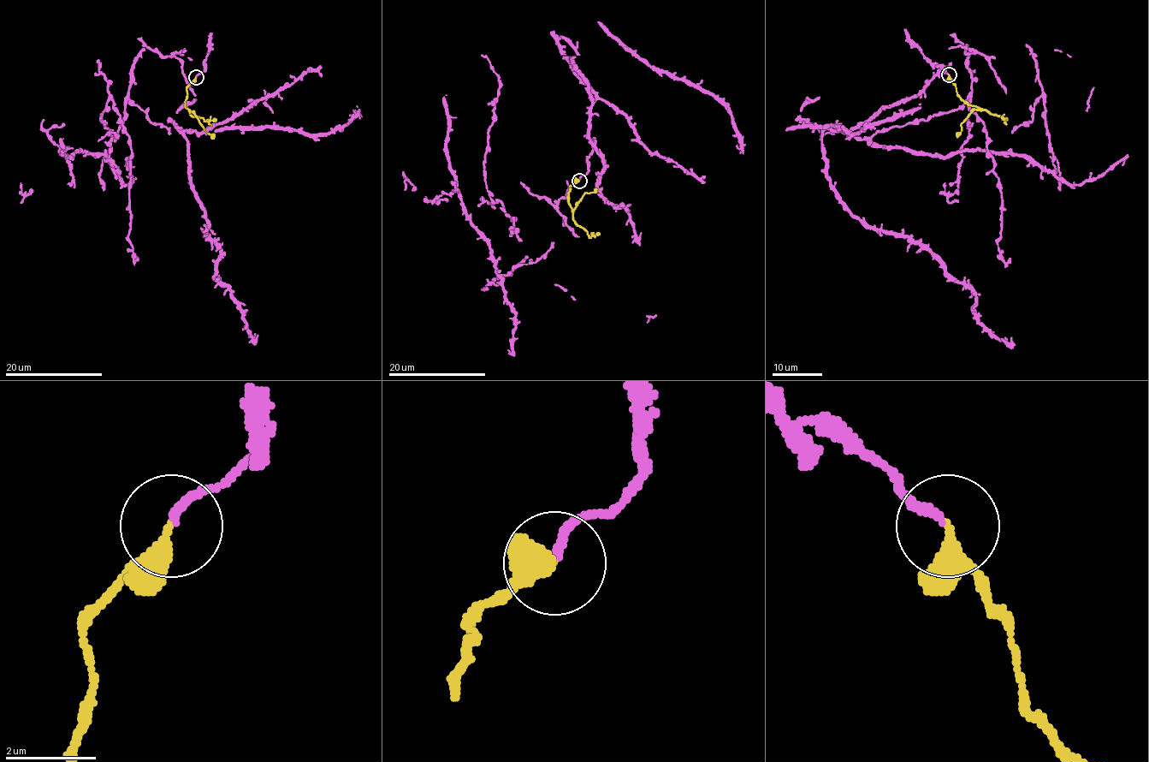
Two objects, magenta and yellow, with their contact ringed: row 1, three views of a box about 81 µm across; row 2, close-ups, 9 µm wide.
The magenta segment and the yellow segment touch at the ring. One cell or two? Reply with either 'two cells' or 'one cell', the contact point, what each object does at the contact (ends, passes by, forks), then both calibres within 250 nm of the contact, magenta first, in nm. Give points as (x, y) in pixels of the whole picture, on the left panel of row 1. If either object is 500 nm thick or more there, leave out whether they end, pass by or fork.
one cell; at (196, 77); magenta ends there; yellow ends there; 200 nm thick on the magenta side, 360 nm on the other

